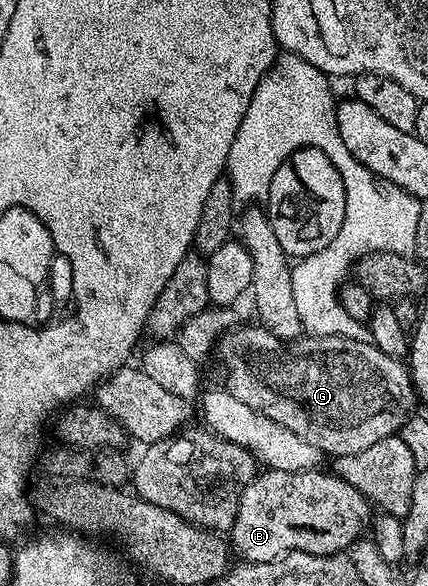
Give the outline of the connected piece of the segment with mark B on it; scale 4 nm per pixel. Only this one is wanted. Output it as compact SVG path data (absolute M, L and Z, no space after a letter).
M263 468L258 476L244 487L240 495L240 503L236 511L236 519L228 530L228 541L233 552L238 553L243 562L275 561L286 553L311 553L312 555L328 555L349 550L355 541L367 532L372 521L372 506L365 495L356 491L352 483L344 483L344 479L334 476L333 472L322 473L318 469L309 469L303 473L296 471L276 471Z

